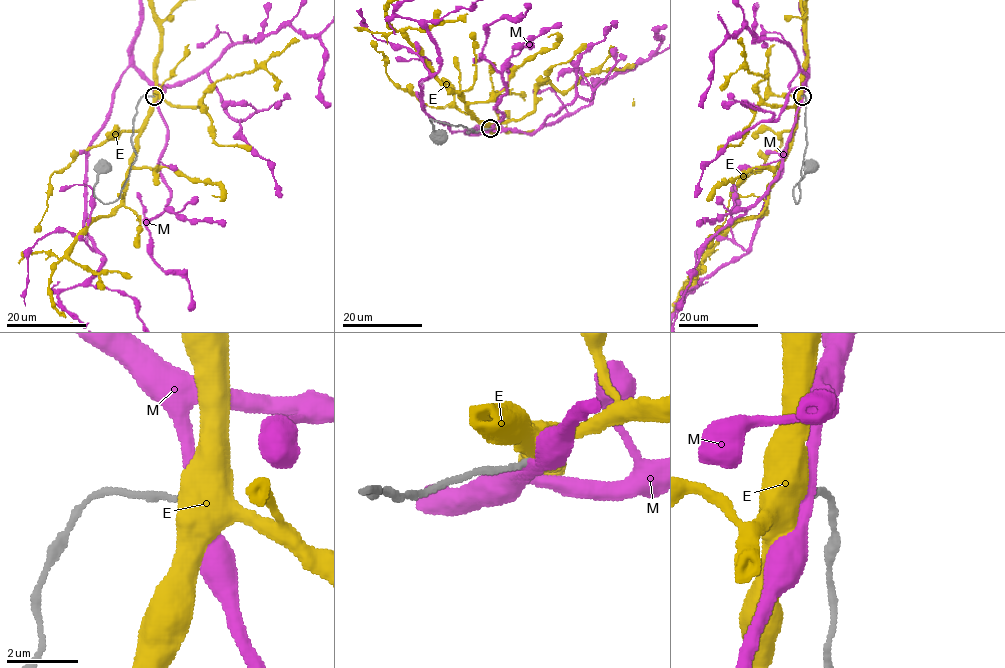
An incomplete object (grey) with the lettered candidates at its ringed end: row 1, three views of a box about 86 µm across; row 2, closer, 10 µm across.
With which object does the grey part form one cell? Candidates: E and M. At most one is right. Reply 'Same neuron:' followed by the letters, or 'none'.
Same neuron: none

